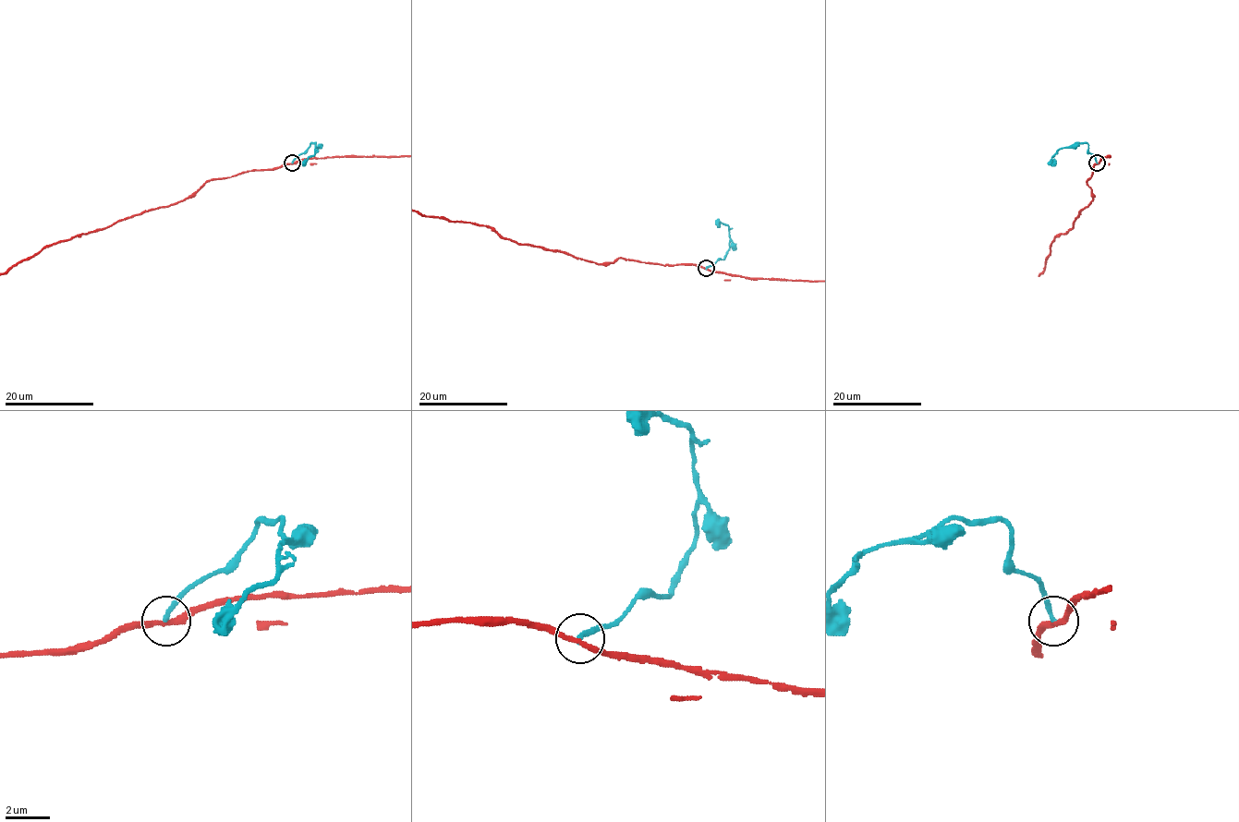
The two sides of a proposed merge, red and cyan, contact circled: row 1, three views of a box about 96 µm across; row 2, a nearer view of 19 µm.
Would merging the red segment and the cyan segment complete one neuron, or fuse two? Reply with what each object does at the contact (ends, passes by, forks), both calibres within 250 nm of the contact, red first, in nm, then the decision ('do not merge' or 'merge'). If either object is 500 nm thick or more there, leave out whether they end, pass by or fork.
red passes by; cyan ends there; 240 nm thick on the red side, 190 nm on the other; do not merge

